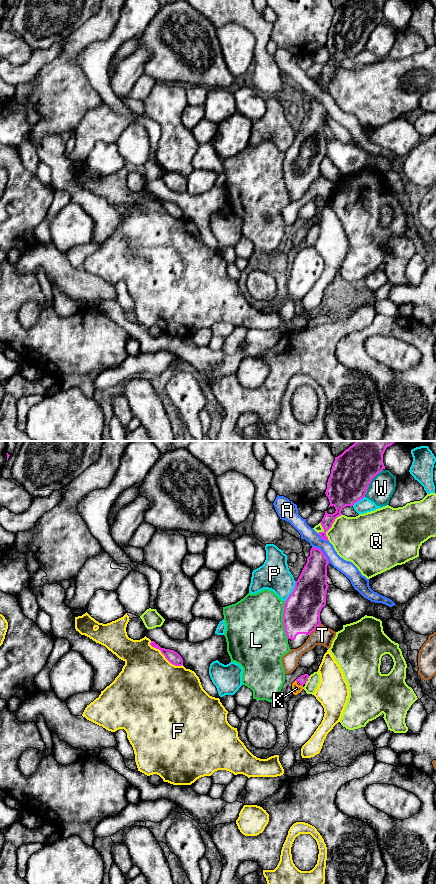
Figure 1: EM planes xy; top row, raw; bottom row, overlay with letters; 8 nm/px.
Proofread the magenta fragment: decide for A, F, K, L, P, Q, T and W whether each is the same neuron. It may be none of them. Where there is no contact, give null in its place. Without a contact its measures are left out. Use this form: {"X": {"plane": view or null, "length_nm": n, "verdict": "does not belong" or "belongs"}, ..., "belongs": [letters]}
{"A": {"plane": "xy", "length_nm": 190, "verdict": "does not belong"}, "F": {"plane": "xy", "length_nm": 320, "verdict": "does not belong"}, "K": {"plane": "xy", "length_nm": 30, "verdict": "belongs"}, "L": {"plane": "xy", "length_nm": 300, "verdict": "does not belong"}, "P": {"plane": "xy", "length_nm": 190, "verdict": "does not belong"}, "Q": {"plane": "xy", "length_nm": 260, "verdict": "does not belong"}, "T": {"plane": "xy", "length_nm": 140, "verdict": "does not belong"}, "W": {"plane": "xy", "length_nm": 260, "verdict": "does not belong"}, "belongs": ["K"]}

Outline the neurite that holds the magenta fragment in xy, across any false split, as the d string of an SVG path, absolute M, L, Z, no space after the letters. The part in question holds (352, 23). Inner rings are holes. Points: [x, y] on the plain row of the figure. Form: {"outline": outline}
{"outline": "M348 0L335 9L331 26L327 34L326 48L330 58L336 63L325 67L320 74L324 83L319 84L326 93L326 84L332 79L335 71L341 67L346 58L353 58L365 49L372 31L385 21L383 6L386 0Z"}

